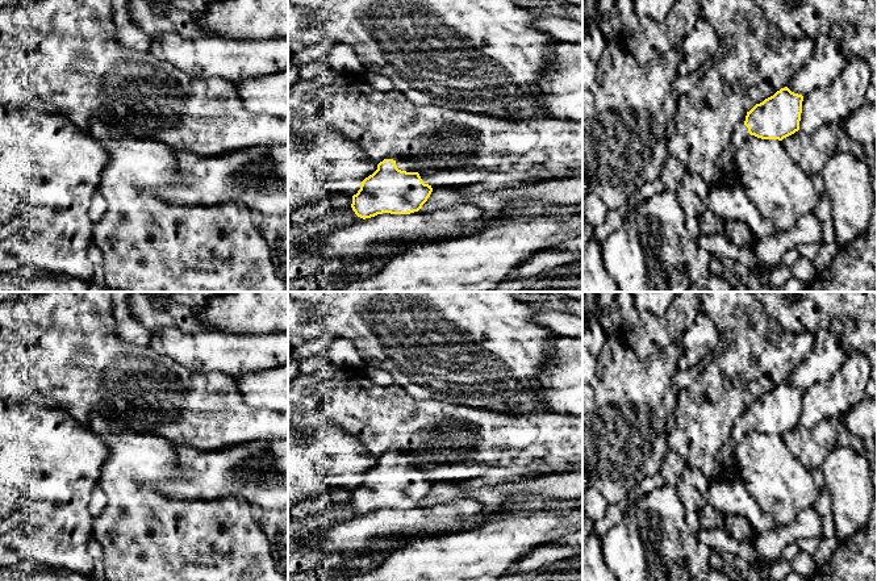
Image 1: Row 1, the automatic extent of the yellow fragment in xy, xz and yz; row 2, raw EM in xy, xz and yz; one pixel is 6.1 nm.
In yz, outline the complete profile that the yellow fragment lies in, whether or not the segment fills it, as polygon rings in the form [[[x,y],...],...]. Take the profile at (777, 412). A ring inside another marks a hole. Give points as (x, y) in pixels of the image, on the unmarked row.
[[[781,383],[773,390],[747,406],[746,415],[738,419],[730,438],[721,448],[721,468],[717,481],[742,482],[735,475],[735,448],[751,429],[761,434],[778,434],[799,425],[803,390]]]

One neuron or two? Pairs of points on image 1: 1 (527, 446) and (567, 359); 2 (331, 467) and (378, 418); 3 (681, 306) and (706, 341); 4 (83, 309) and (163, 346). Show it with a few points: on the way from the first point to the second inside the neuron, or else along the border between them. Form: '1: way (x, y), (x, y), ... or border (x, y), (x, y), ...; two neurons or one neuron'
1: border (548, 409), (568, 414); two neurons
2: border (330, 423), (353, 435), (371, 455), (378, 458); two neurons
3: border (701, 310), (676, 342); two neurons
4: border (149, 346), (157, 352), (176, 360); two neurons

